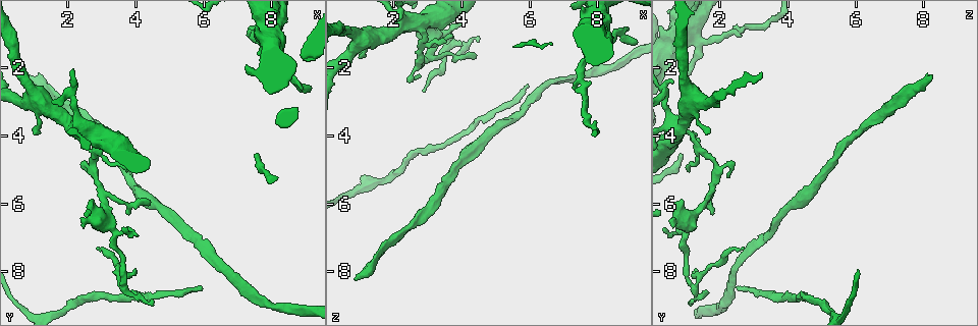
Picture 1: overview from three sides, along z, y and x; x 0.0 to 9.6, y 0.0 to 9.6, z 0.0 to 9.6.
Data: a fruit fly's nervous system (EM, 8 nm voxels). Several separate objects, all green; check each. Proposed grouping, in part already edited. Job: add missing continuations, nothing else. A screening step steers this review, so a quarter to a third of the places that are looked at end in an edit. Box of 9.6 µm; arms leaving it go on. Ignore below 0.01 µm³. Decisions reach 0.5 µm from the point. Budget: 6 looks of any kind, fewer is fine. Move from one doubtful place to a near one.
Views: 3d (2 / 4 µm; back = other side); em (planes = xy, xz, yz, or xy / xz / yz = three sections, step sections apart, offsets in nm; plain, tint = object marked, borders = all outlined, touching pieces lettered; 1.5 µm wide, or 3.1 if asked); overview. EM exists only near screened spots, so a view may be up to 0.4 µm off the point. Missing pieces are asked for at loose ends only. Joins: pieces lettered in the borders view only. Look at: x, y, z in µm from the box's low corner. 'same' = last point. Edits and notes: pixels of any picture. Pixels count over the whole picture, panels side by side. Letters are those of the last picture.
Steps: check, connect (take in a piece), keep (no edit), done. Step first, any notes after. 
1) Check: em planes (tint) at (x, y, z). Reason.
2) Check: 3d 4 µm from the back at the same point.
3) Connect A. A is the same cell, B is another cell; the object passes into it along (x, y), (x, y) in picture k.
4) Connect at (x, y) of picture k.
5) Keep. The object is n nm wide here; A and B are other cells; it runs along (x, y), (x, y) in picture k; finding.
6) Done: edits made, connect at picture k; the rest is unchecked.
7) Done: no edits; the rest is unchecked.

Check: em planes (borders) at (4.45, 5.90, 1.65). An open end.

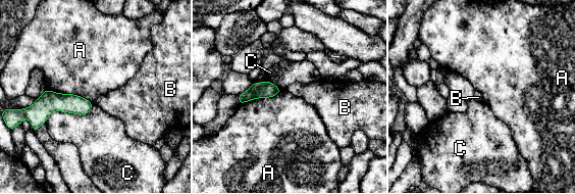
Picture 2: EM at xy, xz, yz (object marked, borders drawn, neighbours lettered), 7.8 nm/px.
Keep. A, B and C are other cells; none of them fits.

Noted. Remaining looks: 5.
Check: 3d 2 µm at (7.55, 4.50, 0.80). Long arm stops here.

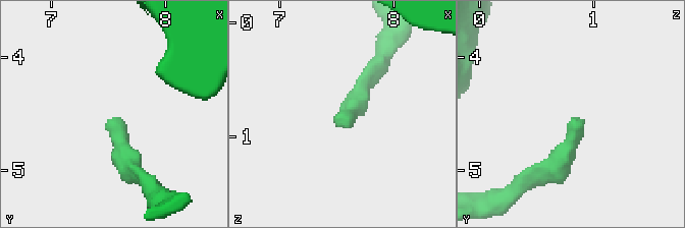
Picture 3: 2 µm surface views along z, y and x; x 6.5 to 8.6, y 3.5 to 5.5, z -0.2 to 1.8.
Check: em xz step 8 (tint) at (7.52, 4.54, 0.84).

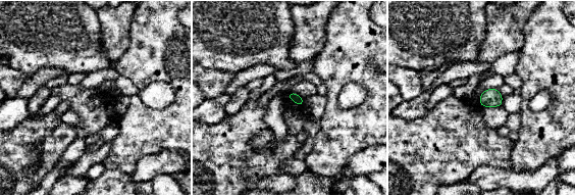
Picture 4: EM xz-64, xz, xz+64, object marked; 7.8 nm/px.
Check: em planes (borders) at the same point.

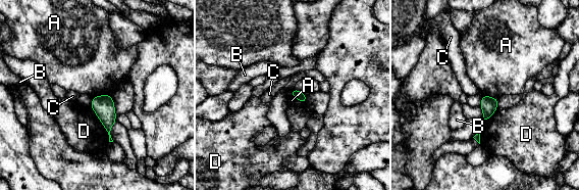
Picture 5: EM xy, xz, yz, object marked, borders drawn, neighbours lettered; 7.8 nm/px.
Keep. A, B, C and D are other cells; none of them fits.

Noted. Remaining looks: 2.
Done: no edits; the rest is unchecked.

